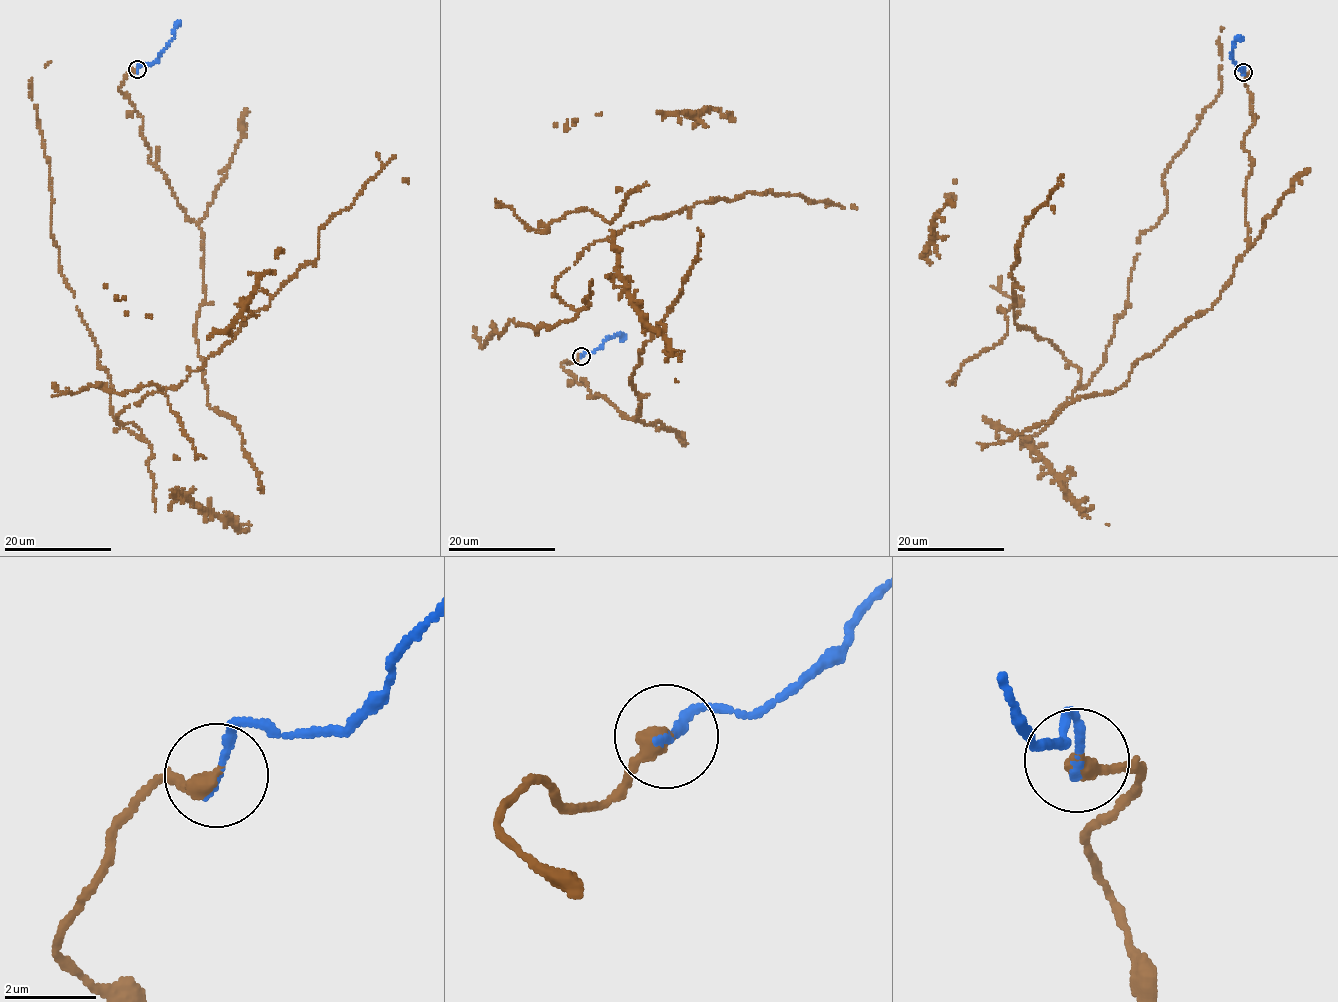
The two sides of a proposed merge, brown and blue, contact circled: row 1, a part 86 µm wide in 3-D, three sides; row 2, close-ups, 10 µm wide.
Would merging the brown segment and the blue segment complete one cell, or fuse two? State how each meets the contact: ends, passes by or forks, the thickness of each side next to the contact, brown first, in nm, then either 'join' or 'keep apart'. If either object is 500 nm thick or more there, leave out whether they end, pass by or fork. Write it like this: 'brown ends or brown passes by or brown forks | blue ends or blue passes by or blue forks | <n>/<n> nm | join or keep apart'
brown ends | blue ends | 420/140 nm | join

